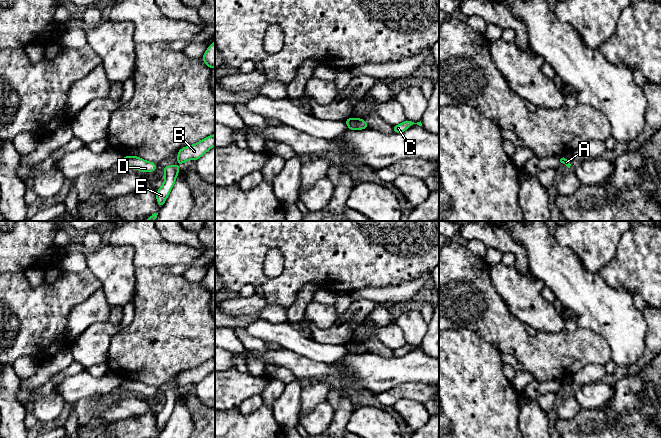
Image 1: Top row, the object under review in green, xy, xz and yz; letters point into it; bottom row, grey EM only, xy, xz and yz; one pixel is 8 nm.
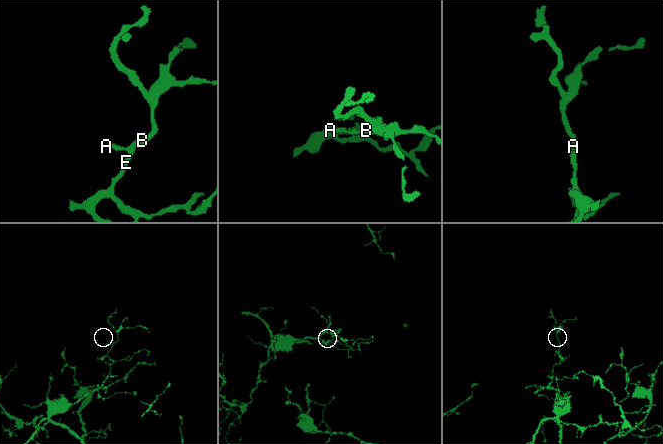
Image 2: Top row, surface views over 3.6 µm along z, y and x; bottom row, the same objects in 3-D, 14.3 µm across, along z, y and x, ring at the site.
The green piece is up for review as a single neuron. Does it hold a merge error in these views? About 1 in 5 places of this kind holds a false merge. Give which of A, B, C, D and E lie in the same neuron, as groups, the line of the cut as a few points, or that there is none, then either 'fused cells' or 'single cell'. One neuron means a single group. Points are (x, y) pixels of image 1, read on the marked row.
groups A B C D E; cut none; single cell

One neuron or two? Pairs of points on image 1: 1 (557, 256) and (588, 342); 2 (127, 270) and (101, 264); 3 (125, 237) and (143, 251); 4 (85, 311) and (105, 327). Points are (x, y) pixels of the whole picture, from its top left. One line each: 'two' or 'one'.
1: two
2: one
3: one
4: two

